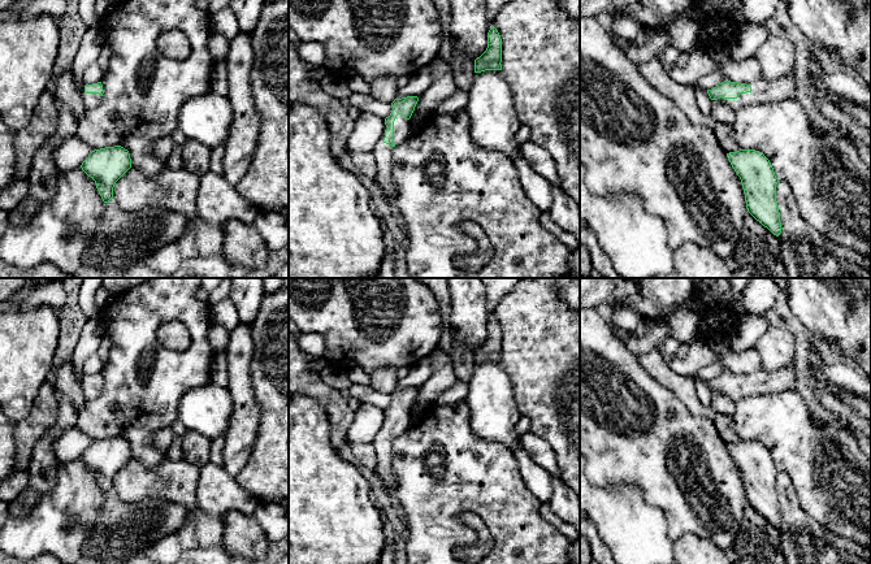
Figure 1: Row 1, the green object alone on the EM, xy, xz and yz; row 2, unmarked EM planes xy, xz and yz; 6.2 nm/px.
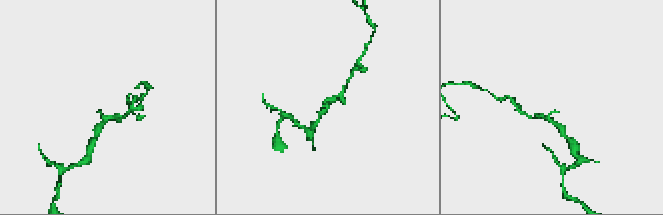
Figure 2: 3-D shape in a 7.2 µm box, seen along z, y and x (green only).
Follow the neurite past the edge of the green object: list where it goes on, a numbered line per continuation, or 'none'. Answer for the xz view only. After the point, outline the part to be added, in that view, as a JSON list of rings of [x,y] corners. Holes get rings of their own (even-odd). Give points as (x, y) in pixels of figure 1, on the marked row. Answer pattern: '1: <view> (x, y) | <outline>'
1: xz (401, 125) | [[[398,114],[394,121],[394,144],[398,146],[399,143],[404,142],[408,136],[408,123],[404,116]]]

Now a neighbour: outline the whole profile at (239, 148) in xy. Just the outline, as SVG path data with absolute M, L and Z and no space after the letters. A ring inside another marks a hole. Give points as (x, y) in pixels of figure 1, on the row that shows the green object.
M240 31L230 40L225 57L228 97L233 107L234 122L225 144L222 177L231 186L247 173L260 130L260 117L255 112L251 90L254 60L251 35Z

